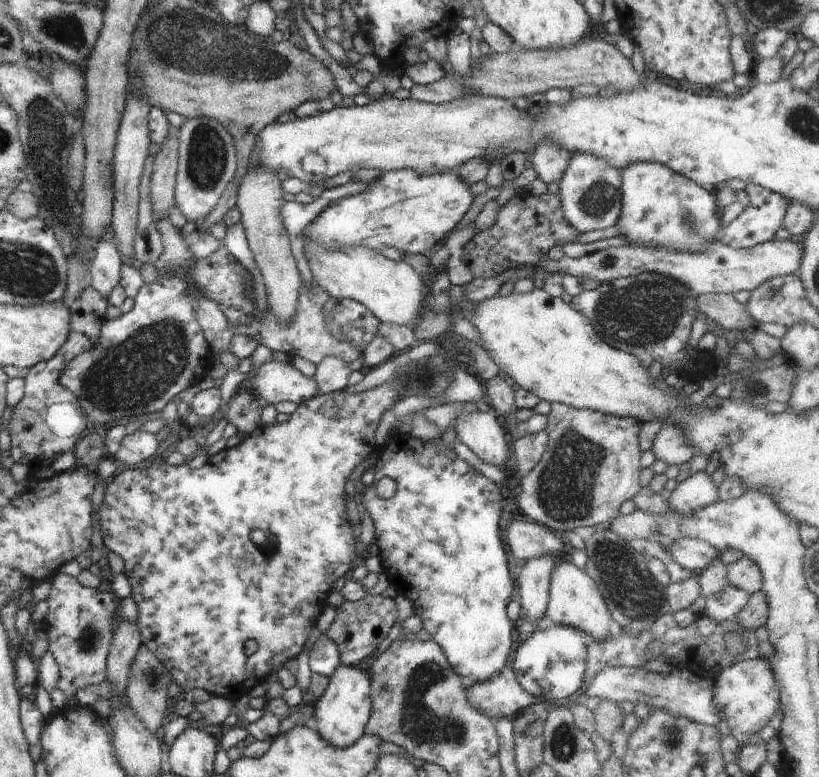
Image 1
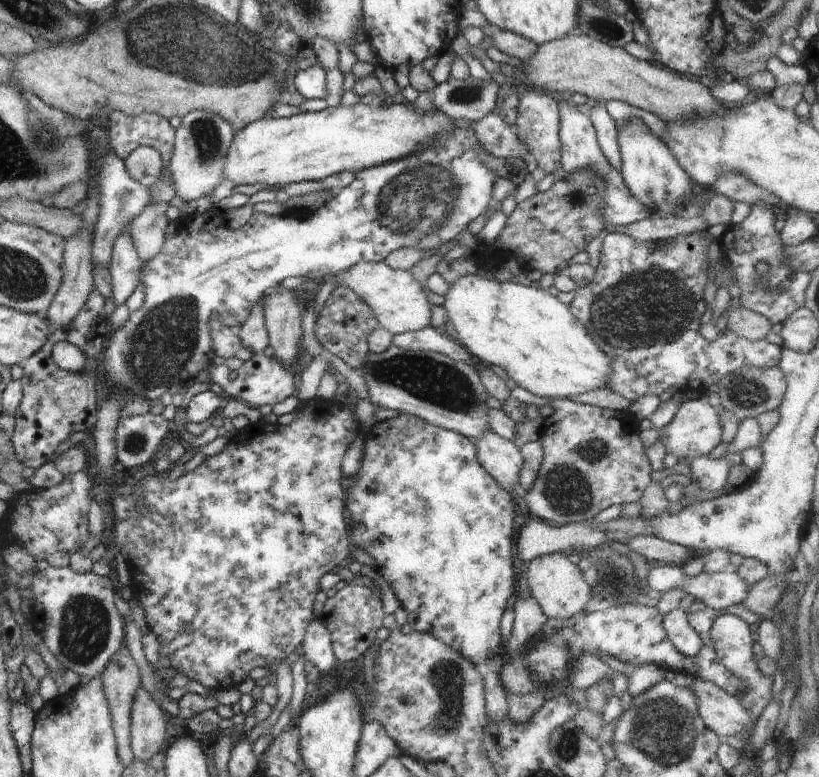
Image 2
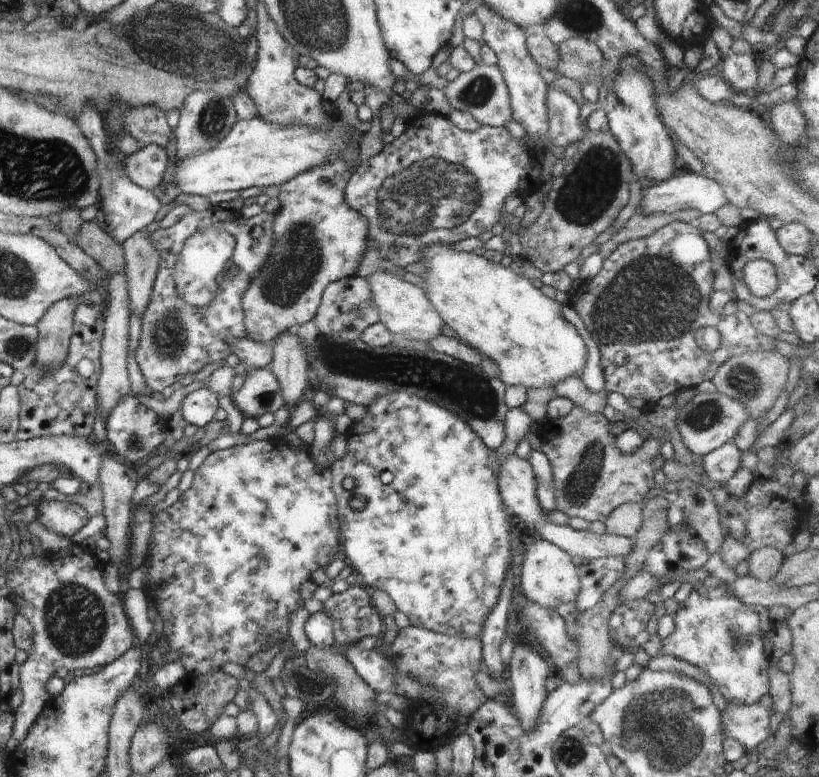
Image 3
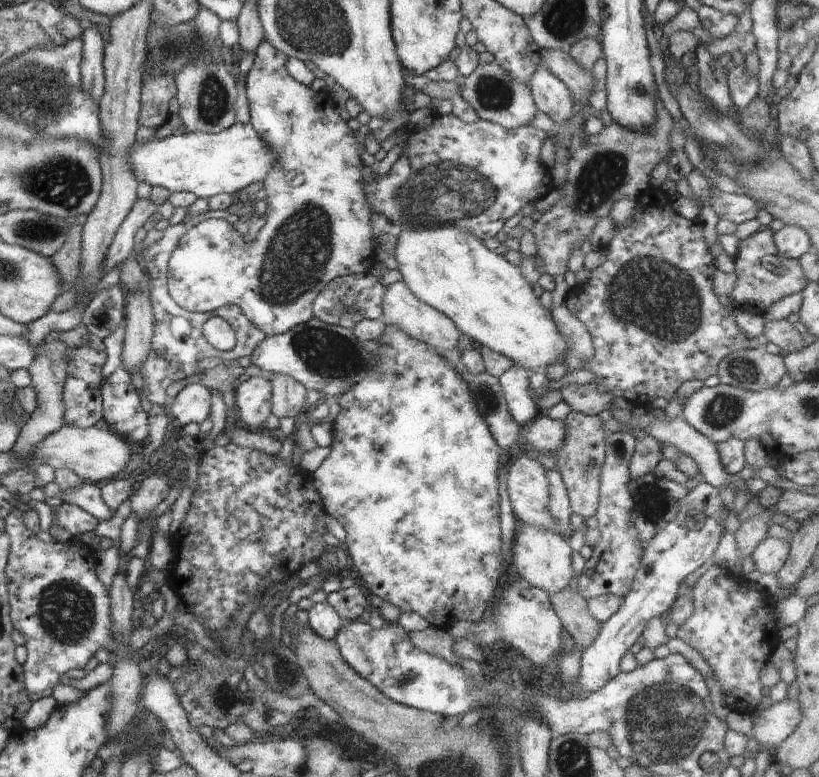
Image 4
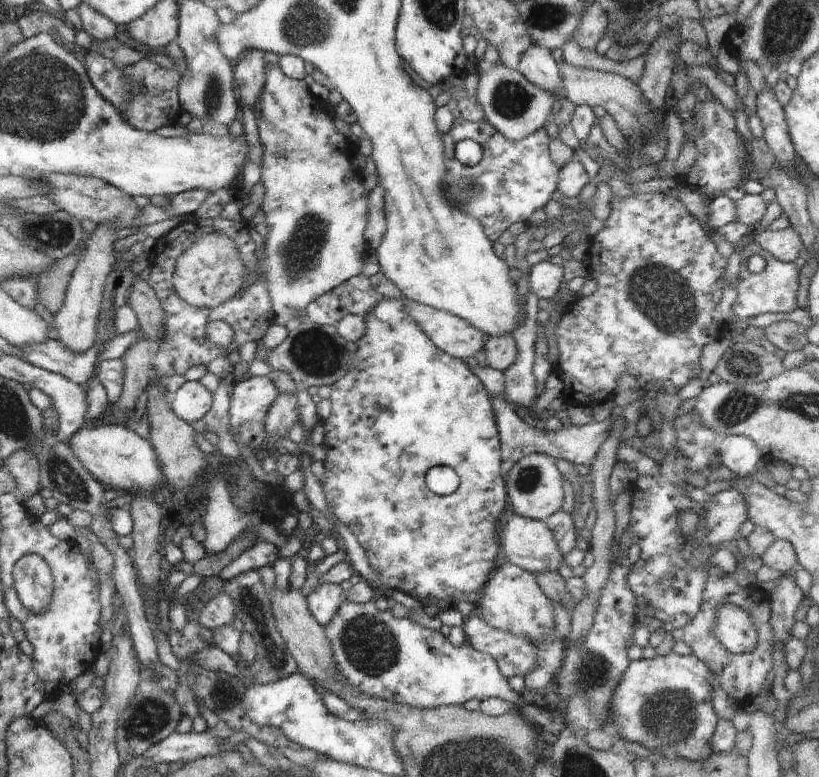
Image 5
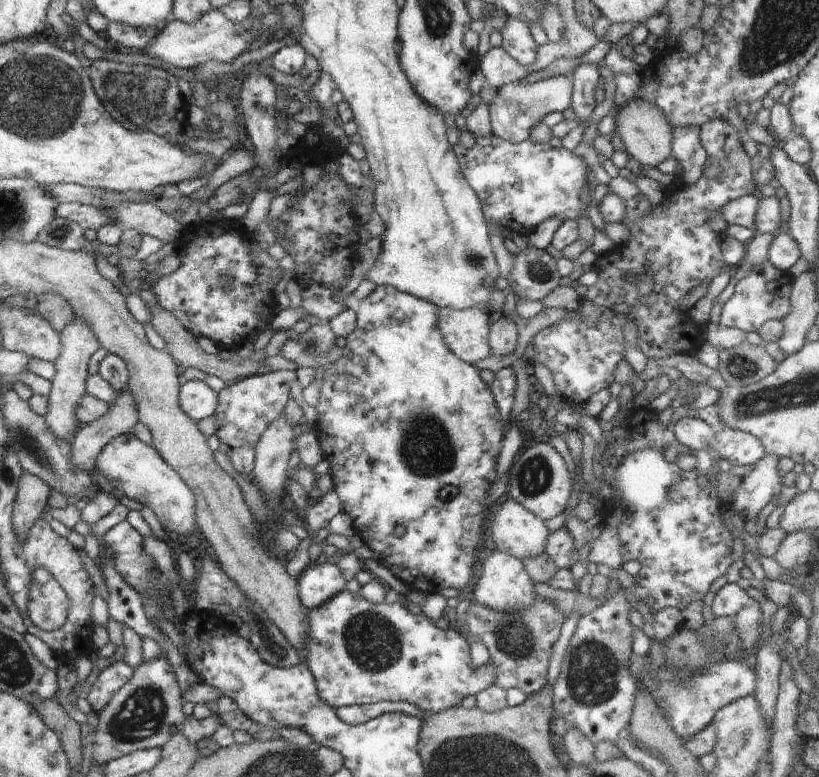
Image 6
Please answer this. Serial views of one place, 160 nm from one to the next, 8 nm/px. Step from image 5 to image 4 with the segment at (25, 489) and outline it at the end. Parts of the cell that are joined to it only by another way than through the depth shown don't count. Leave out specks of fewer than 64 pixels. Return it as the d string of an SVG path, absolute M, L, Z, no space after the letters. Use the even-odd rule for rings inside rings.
M58 331L51 332L47 338L44 338L43 344L36 352L36 362L28 368L28 372L32 377L31 386L35 389L37 395L36 410L25 420L23 427L19 431L16 444L12 446L11 451L18 456L28 456L30 462L30 450L40 444L46 436L50 436L60 430L64 423L64 386L67 383L67 364L66 364L66 348L67 344L60 340Z

